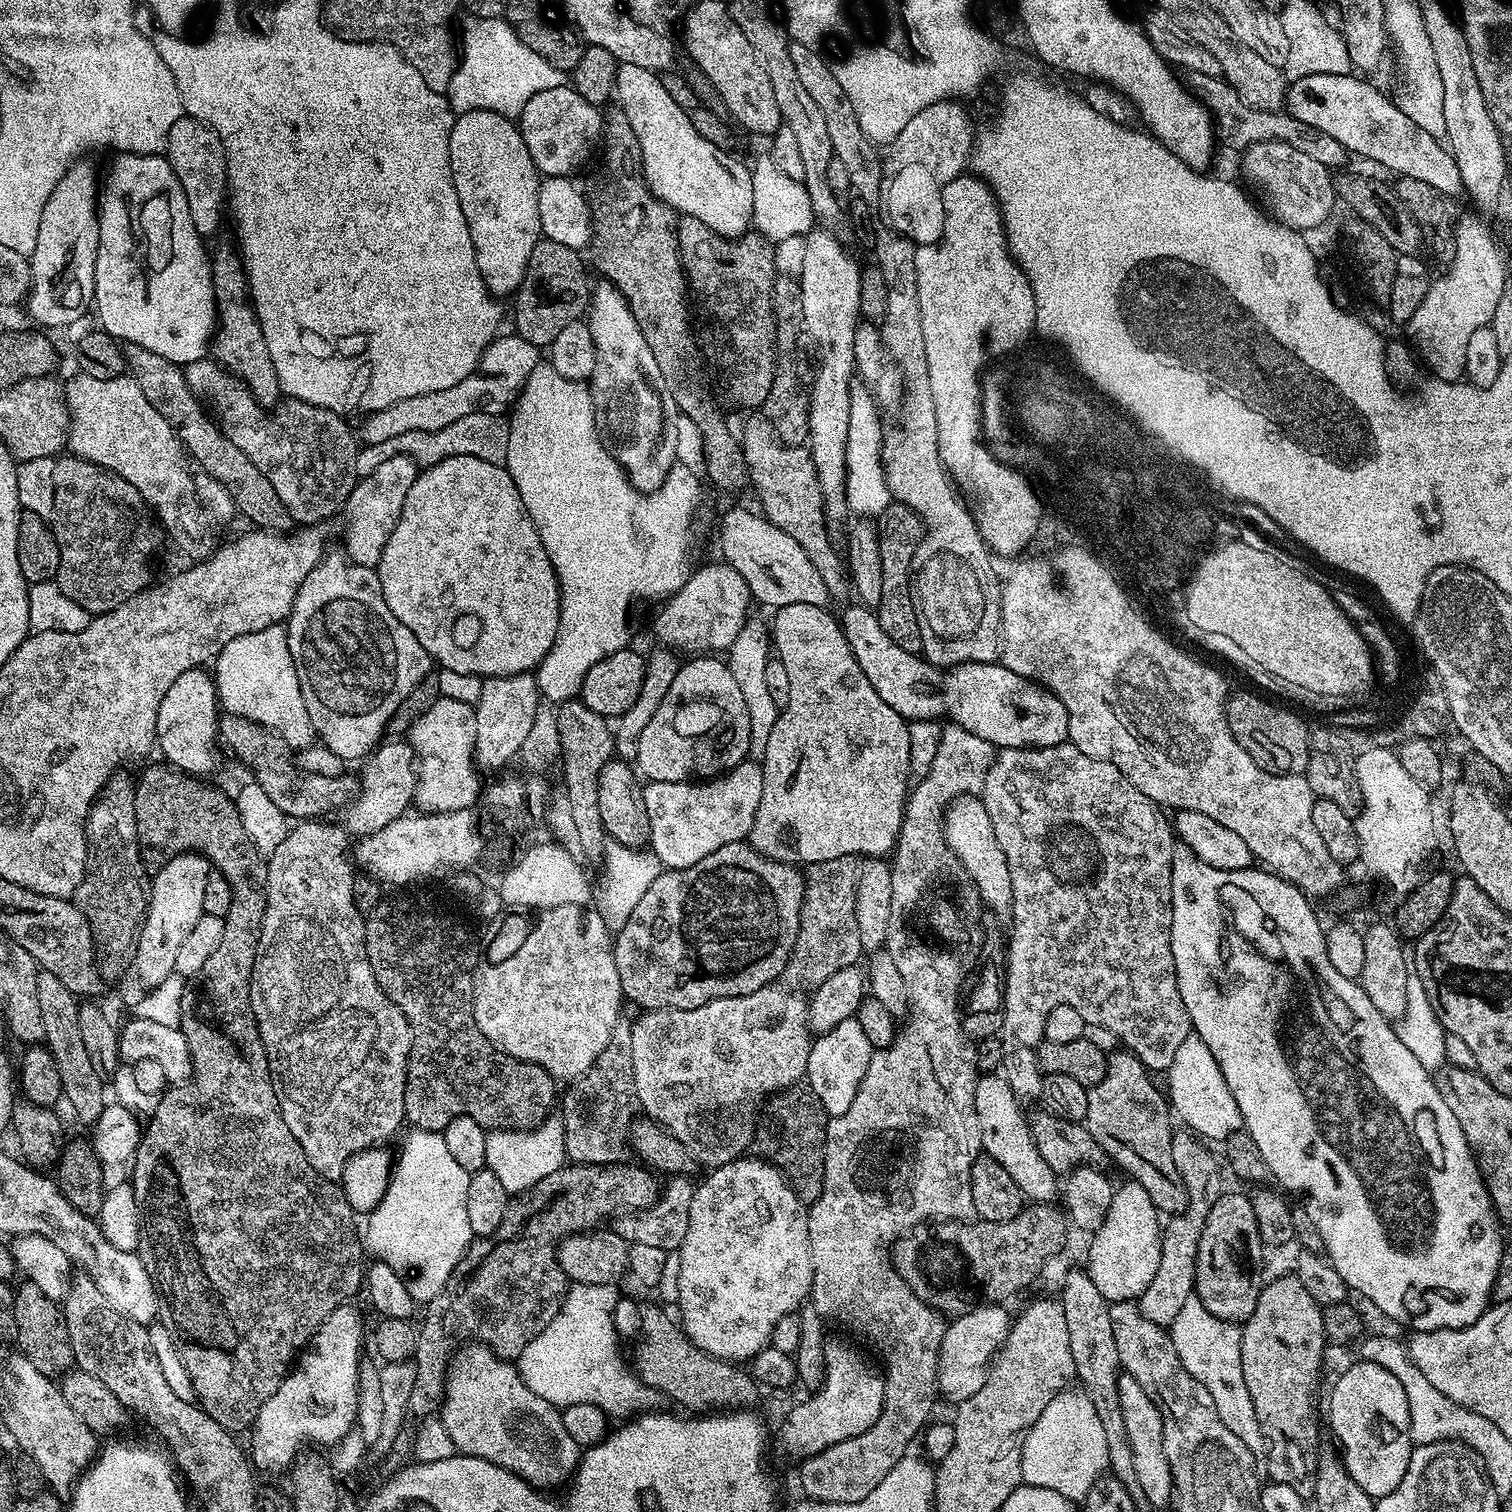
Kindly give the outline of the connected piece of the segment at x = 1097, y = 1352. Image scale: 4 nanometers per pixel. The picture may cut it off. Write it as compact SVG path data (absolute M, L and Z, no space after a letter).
M1083 1267L1072 1268L1065 1274L1064 1289L1058 1293L1058 1299L1066 1314L1072 1366L1078 1380L1080 1376L1079 1387L1087 1392L1090 1402L1094 1402L1098 1418L1102 1418L1102 1430L1106 1430L1108 1468L1111 1475L1126 1486L1133 1500L1143 1501L1142 1486L1138 1486L1138 1474L1134 1474L1134 1458L1130 1454L1130 1442L1126 1438L1126 1425L1122 1423L1122 1406L1118 1406L1118 1376L1122 1369L1118 1348L1114 1346L1114 1334L1110 1330L1109 1302L1098 1292Z

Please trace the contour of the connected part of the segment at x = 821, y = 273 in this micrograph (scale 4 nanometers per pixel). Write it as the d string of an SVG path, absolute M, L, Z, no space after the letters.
M812 230L804 236L802 270L798 277L802 298L803 331L810 330L815 351L820 351L820 369L811 381L815 397L808 402L812 414L812 429L808 448L822 486L824 507L829 521L836 522L846 516L844 503L844 447L848 433L848 410L853 397L848 397L848 387L854 384L852 363L852 334L854 325L861 319L860 274L854 261L828 230Z

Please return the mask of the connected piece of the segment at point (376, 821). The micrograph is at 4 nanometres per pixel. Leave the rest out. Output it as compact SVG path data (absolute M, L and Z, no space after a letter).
M392 738L387 742L381 743L363 761L364 769L358 772L360 793L343 813L343 827L353 837L369 836L382 830L382 826L390 826L390 822L405 815L413 803L416 794L416 752L407 739Z

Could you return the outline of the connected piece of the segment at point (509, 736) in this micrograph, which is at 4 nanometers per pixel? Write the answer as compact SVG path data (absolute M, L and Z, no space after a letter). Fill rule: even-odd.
M533 673L487 677L481 686L475 707L475 763L481 768L498 768L519 755L535 716L541 694ZM484 767L484 768L483 768Z

